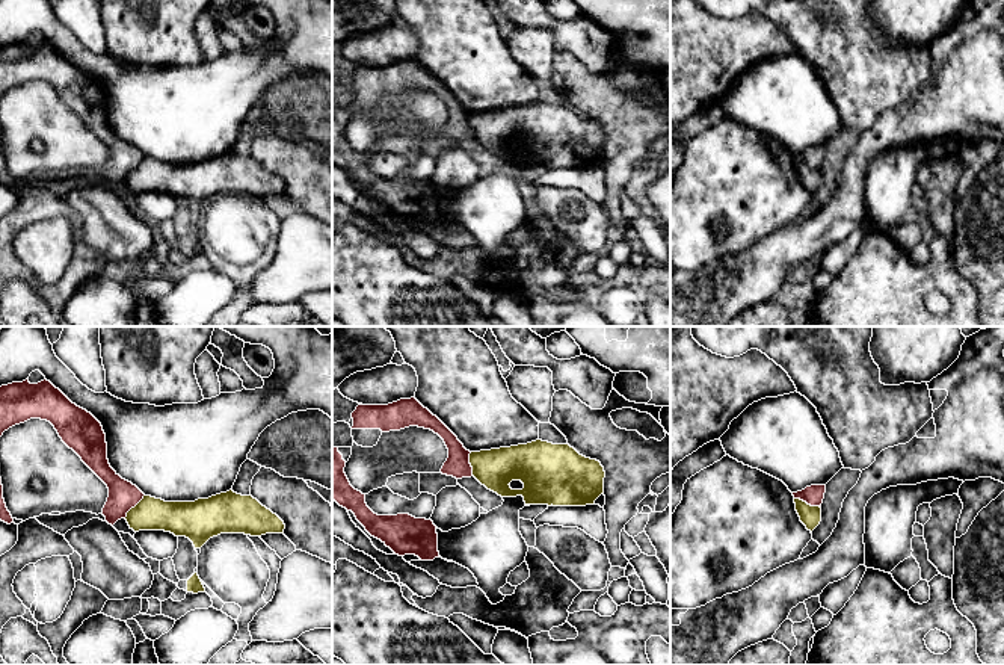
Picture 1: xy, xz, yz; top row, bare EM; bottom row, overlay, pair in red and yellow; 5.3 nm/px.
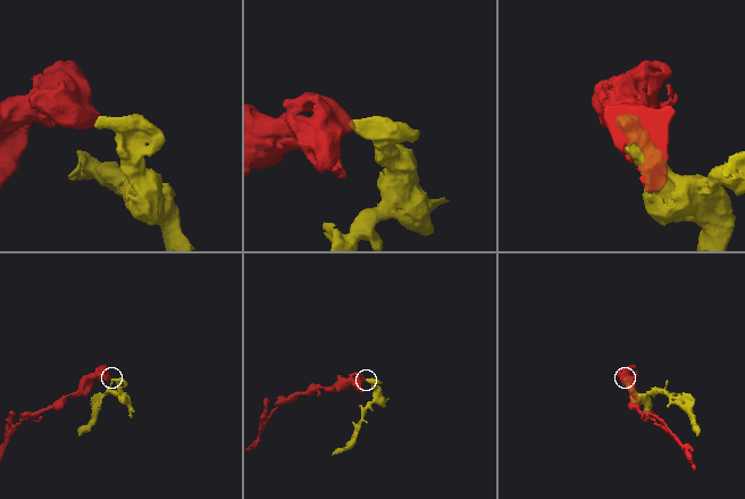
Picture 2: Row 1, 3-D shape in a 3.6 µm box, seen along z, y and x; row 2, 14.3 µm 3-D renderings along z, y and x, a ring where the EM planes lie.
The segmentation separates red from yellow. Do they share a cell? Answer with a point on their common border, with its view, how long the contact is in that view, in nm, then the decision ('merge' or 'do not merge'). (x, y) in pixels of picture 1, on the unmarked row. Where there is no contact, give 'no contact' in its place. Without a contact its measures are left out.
meets red in yz at (806, 163); contact 140 nm long; do not merge

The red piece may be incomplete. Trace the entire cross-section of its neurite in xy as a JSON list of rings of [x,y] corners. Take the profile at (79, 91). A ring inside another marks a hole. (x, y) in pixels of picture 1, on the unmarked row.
[[[44,41],[38,45],[12,44],[0,48],[0,98],[9,89],[30,80],[50,83],[62,103],[107,147],[103,177],[109,186],[125,180],[143,154],[122,141],[109,125],[106,95],[101,85],[72,65],[59,50]]]

